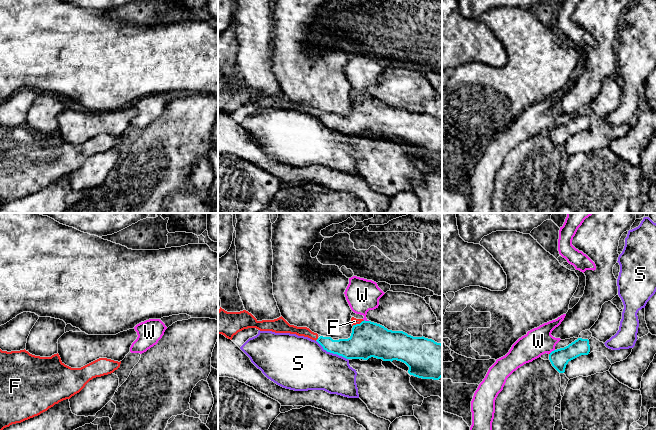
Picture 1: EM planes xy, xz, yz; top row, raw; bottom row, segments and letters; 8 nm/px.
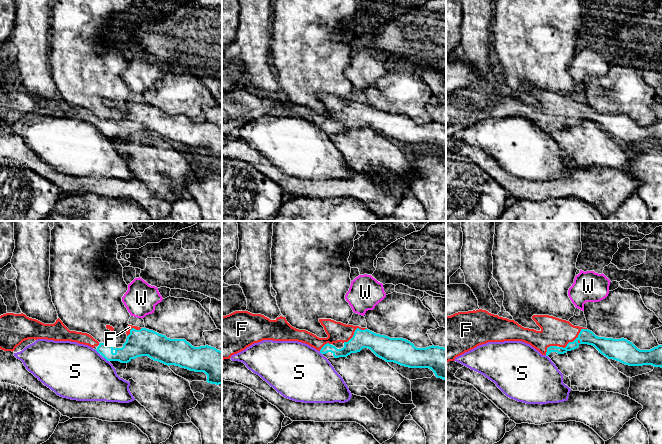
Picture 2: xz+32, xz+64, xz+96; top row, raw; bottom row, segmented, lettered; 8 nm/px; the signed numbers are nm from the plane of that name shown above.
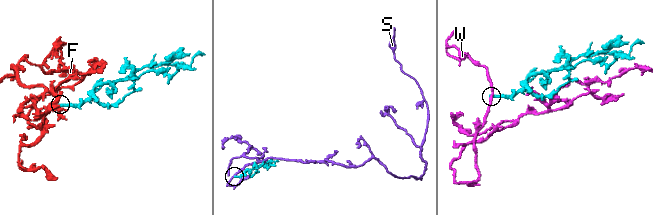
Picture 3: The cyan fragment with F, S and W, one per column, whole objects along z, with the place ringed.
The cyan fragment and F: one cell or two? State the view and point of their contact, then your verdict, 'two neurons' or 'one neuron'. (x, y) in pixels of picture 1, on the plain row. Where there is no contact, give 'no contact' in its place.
xz (358, 100) | one neuron

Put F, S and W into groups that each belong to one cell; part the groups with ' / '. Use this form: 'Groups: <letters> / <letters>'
Groups: F / S / W

